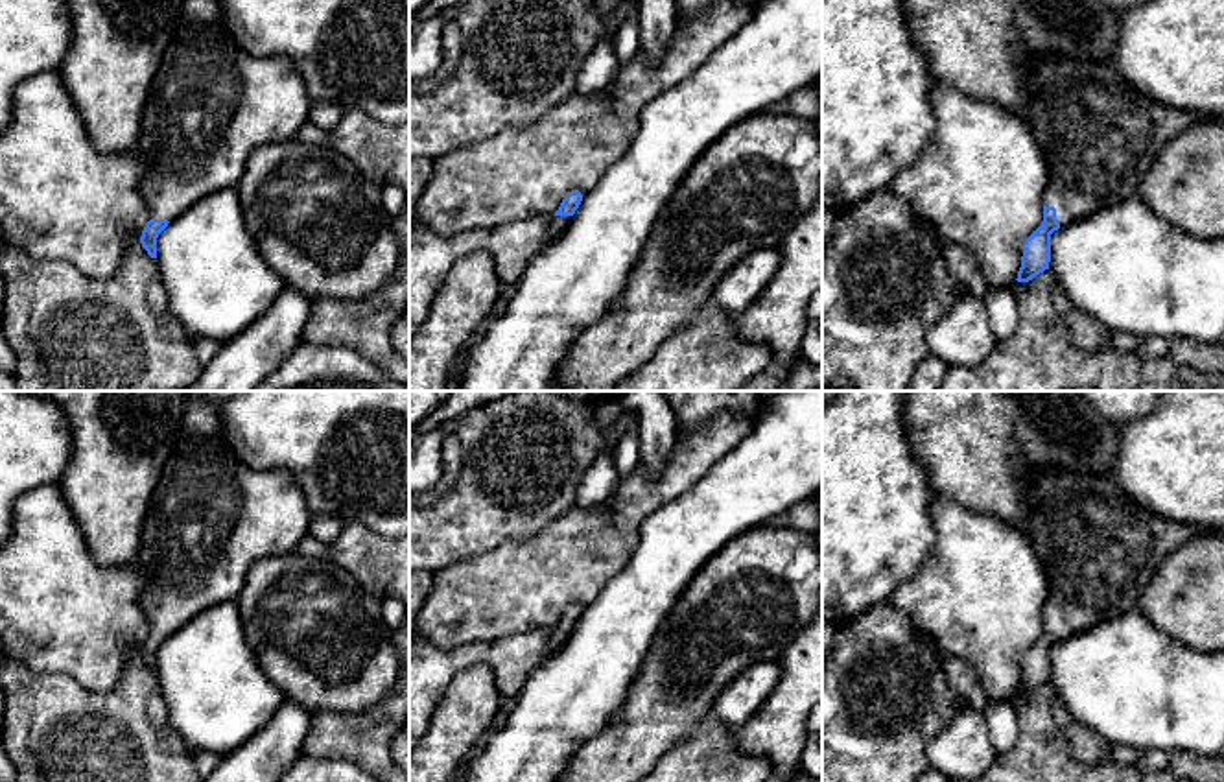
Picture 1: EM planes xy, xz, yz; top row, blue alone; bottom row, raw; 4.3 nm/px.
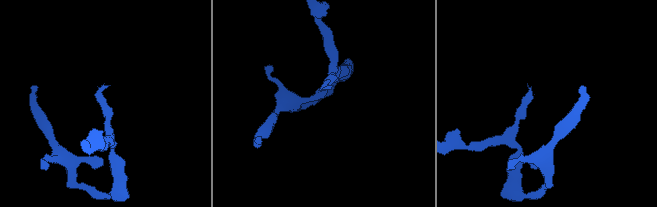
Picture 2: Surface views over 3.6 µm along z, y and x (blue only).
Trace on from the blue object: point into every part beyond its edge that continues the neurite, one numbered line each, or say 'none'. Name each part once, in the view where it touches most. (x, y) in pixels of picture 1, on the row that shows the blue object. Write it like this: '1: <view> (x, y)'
1: yz (1099, 135)

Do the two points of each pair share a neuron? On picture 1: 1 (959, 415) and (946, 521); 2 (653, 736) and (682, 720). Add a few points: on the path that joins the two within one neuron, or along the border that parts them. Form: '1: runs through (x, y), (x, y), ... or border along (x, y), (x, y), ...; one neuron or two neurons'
1: border along (937, 493), (990, 515); two neurons
2: runs through (660, 729), (670, 720), (675, 720); one neuron

